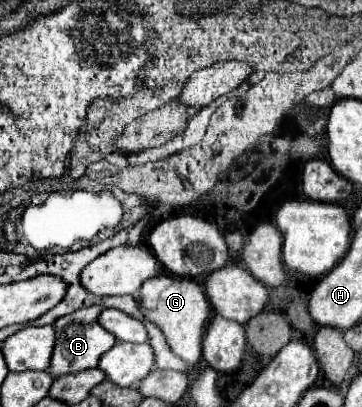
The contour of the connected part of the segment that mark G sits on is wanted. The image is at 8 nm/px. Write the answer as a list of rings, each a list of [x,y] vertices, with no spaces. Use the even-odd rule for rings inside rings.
[[[158,275],[142,285],[138,301],[142,305],[142,311],[146,311],[146,317],[162,329],[170,349],[182,359],[186,359],[190,365],[198,363],[202,355],[202,335],[212,315],[212,305],[204,289],[198,283],[184,277]]]

